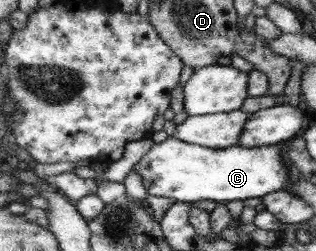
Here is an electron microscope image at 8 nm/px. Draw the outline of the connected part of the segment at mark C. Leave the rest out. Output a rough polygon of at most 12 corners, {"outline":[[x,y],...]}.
{"outline":[[169,136],[133,170],[150,195],[217,204],[289,189],[282,143]]}

